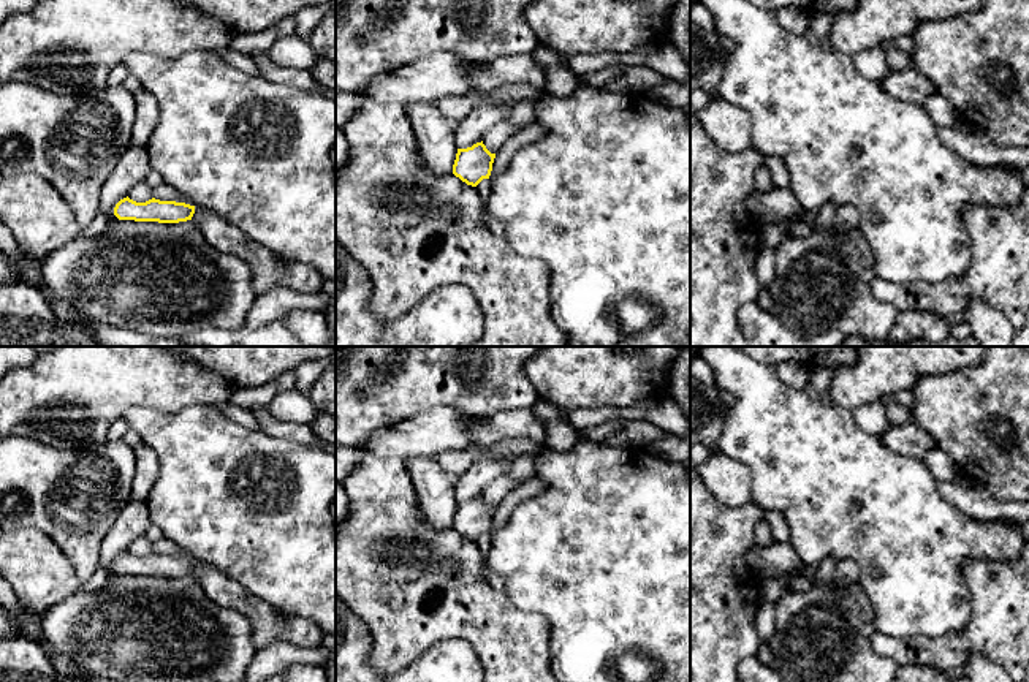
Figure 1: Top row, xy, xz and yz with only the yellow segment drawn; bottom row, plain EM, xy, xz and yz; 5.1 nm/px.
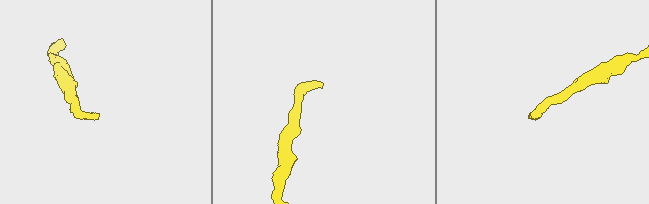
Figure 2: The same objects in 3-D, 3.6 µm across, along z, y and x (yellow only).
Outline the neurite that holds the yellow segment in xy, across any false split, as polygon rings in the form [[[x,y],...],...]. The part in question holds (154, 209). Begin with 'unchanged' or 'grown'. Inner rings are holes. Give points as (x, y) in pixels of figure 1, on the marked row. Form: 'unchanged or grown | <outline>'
grown | [[[127,196],[116,204],[114,215],[119,220],[135,222],[195,222],[214,248],[241,256],[250,264],[256,296],[275,285],[299,293],[318,293],[323,290],[325,278],[315,267],[294,263],[285,269],[268,248],[250,241],[239,228],[230,225],[207,207],[155,198],[136,203]]]

